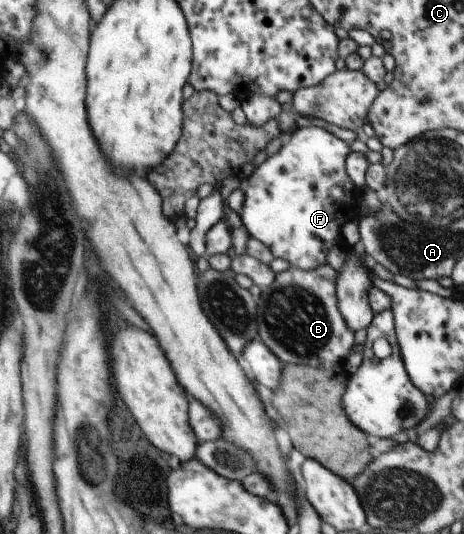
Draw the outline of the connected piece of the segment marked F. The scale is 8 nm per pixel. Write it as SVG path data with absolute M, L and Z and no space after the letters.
M316 126L297 127L291 134L291 141L257 166L247 179L243 190L245 200L241 209L241 221L251 237L258 239L271 249L274 258L281 257L289 265L311 271L325 265L327 253L336 245L341 227L351 220L359 220L359 203L362 190L357 190L346 172L346 159L350 148L326 129Z

